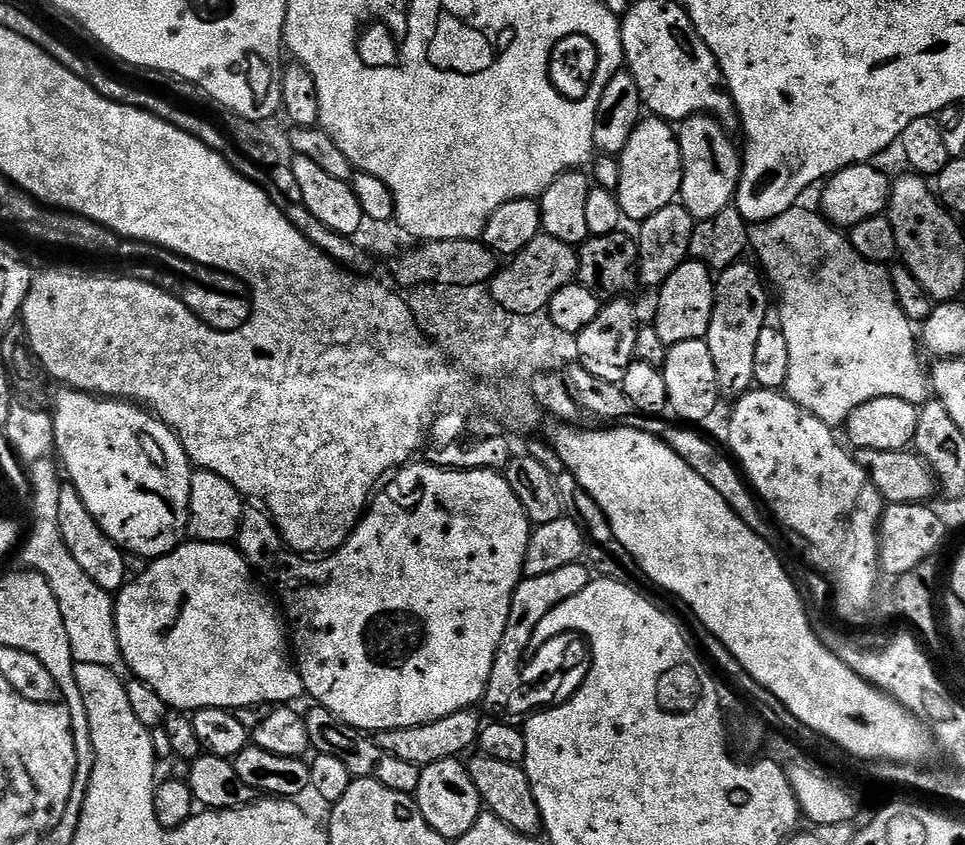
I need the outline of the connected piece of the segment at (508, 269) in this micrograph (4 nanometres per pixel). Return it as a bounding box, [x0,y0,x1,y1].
[490,234,580,315]

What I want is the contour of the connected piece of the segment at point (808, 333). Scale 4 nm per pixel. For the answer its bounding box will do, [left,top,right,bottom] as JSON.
[748,207,930,426]

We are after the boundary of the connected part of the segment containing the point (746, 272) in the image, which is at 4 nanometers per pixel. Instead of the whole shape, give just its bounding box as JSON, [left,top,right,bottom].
[706,263,769,398]

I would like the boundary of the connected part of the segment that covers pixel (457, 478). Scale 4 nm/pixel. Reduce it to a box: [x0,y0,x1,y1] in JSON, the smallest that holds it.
[234,462,534,734]

